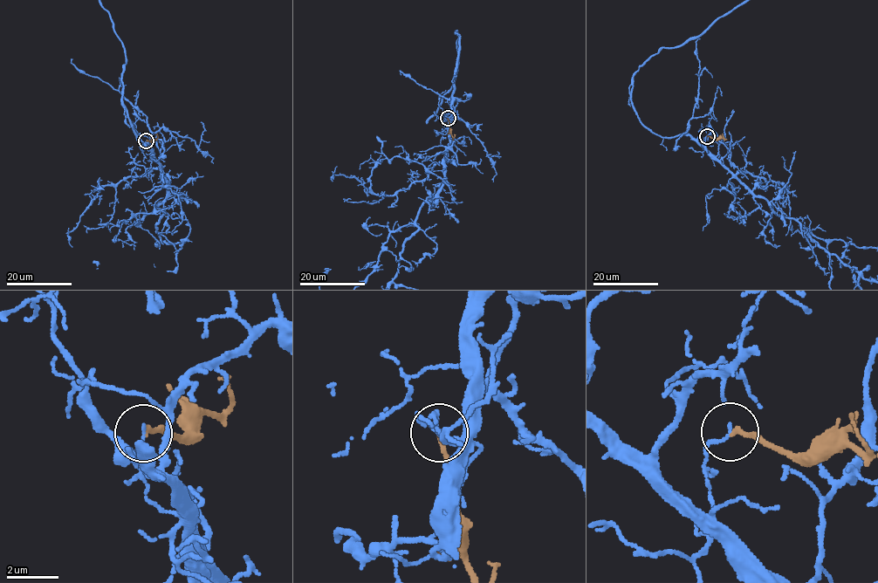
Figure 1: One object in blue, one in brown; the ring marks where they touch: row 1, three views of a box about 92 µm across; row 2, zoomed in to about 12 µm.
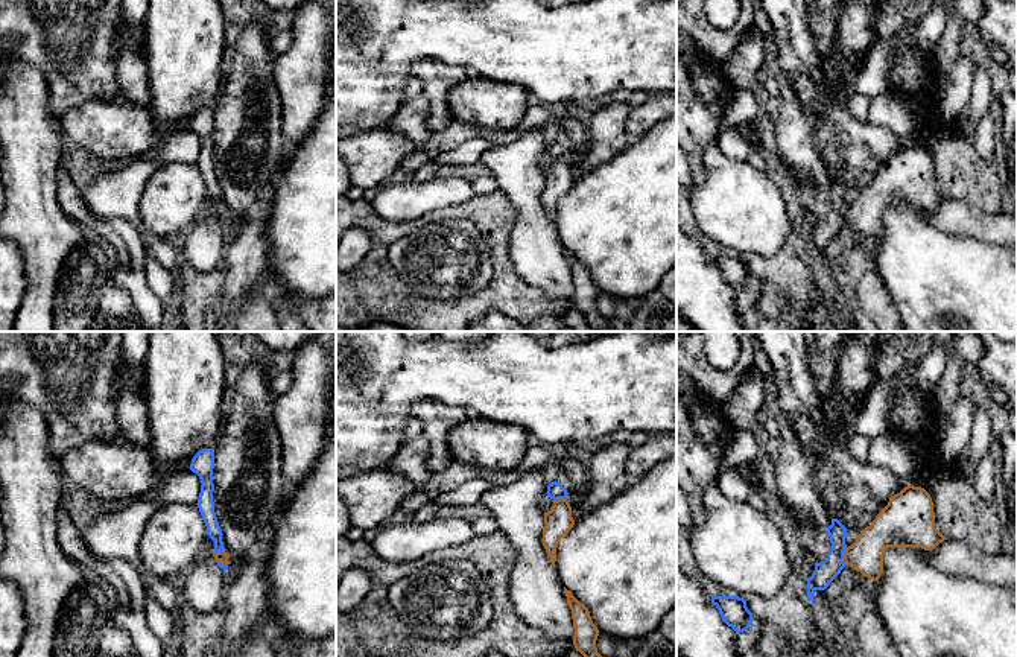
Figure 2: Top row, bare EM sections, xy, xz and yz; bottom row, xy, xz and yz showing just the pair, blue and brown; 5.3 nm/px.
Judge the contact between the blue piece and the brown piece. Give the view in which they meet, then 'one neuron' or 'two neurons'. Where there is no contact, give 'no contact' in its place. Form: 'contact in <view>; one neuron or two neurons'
contact in yz; two neurons

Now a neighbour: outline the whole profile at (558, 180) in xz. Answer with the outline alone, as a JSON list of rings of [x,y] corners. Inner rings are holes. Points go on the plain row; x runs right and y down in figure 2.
[[[567,158],[553,160],[553,166],[544,172],[543,205],[555,227],[558,201],[569,193],[575,179]]]

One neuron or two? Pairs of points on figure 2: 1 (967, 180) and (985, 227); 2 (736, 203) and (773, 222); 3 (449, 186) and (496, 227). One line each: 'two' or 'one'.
1: two
2: one
3: two

